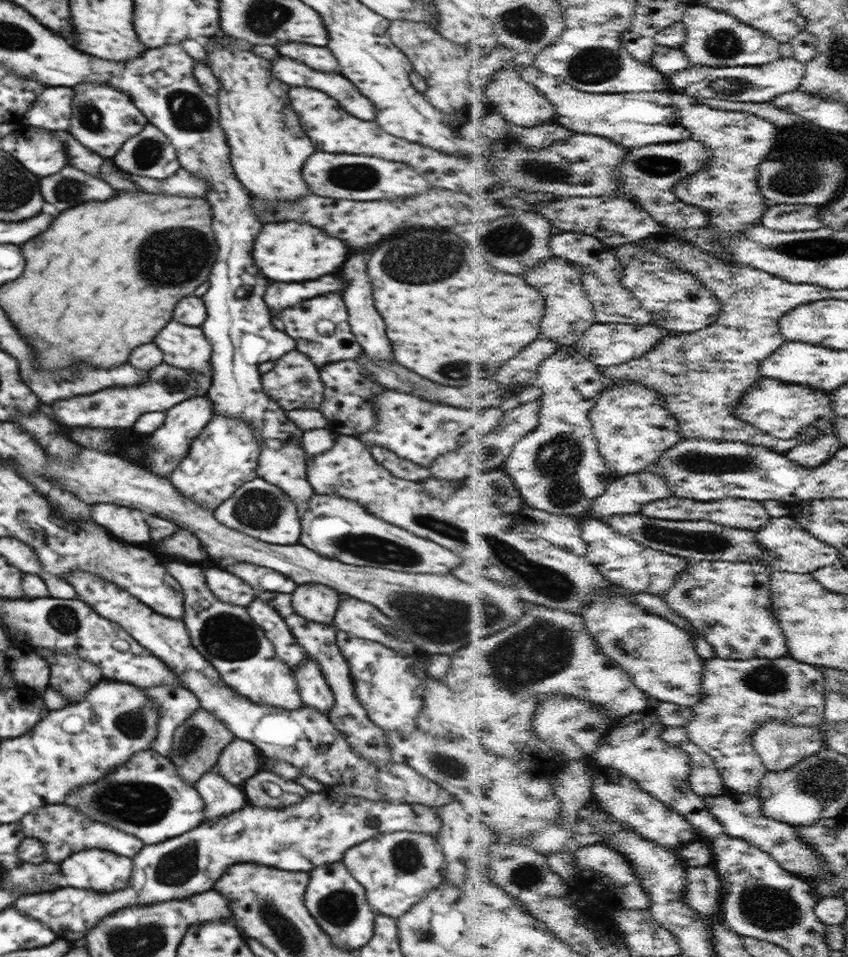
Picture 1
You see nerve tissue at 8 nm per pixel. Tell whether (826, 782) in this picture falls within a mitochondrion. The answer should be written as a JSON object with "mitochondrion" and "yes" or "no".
{"mitochondrion":"yes"}

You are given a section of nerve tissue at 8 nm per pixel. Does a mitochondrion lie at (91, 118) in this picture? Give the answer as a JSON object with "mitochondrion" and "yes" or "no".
{"mitochondrion":"yes"}

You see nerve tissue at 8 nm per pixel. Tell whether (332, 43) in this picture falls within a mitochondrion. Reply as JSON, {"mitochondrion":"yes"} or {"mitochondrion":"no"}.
{"mitochondrion":"no"}

